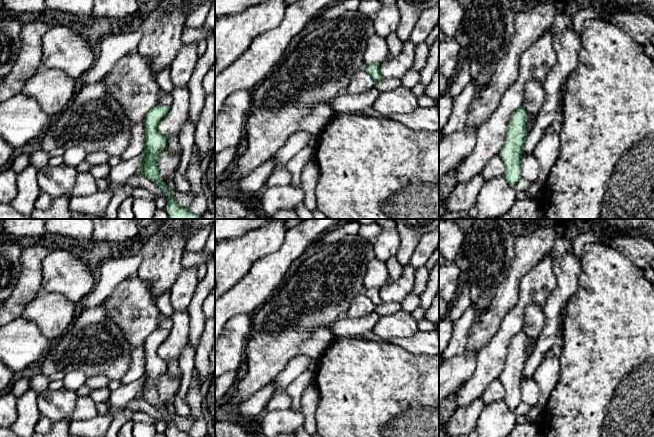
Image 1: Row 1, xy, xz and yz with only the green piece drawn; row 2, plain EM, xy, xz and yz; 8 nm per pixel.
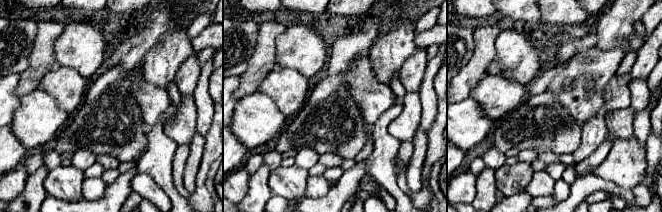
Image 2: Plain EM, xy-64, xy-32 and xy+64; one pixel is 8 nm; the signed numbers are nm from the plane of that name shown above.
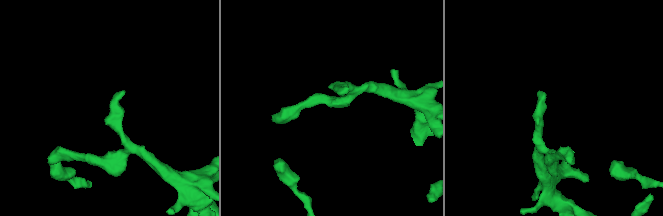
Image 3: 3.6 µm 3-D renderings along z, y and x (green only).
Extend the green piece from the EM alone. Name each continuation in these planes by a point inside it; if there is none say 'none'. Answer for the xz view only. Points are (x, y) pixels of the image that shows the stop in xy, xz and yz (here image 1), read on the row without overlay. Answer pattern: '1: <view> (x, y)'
none

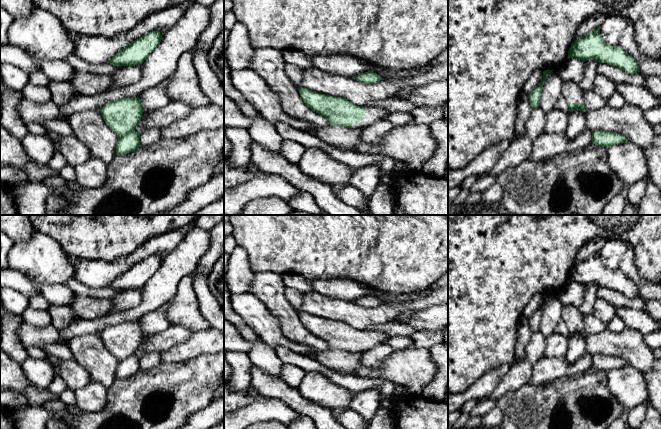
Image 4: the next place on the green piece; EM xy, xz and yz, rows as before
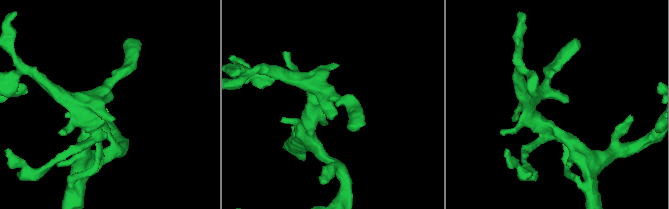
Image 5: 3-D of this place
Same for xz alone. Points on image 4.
1: xz (372, 338)

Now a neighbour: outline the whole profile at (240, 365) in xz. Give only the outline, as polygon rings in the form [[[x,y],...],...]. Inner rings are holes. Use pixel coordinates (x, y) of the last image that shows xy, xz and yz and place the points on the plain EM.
[[[226,351],[224,360],[230,366],[230,379],[225,384],[233,391],[244,390],[251,384],[251,360],[247,353]]]

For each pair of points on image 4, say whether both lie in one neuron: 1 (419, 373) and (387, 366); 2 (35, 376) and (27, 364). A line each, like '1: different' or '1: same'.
1: same
2: same

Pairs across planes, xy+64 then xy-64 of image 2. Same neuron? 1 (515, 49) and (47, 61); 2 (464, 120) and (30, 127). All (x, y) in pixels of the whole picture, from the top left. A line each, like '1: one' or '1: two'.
1: two
2: one

